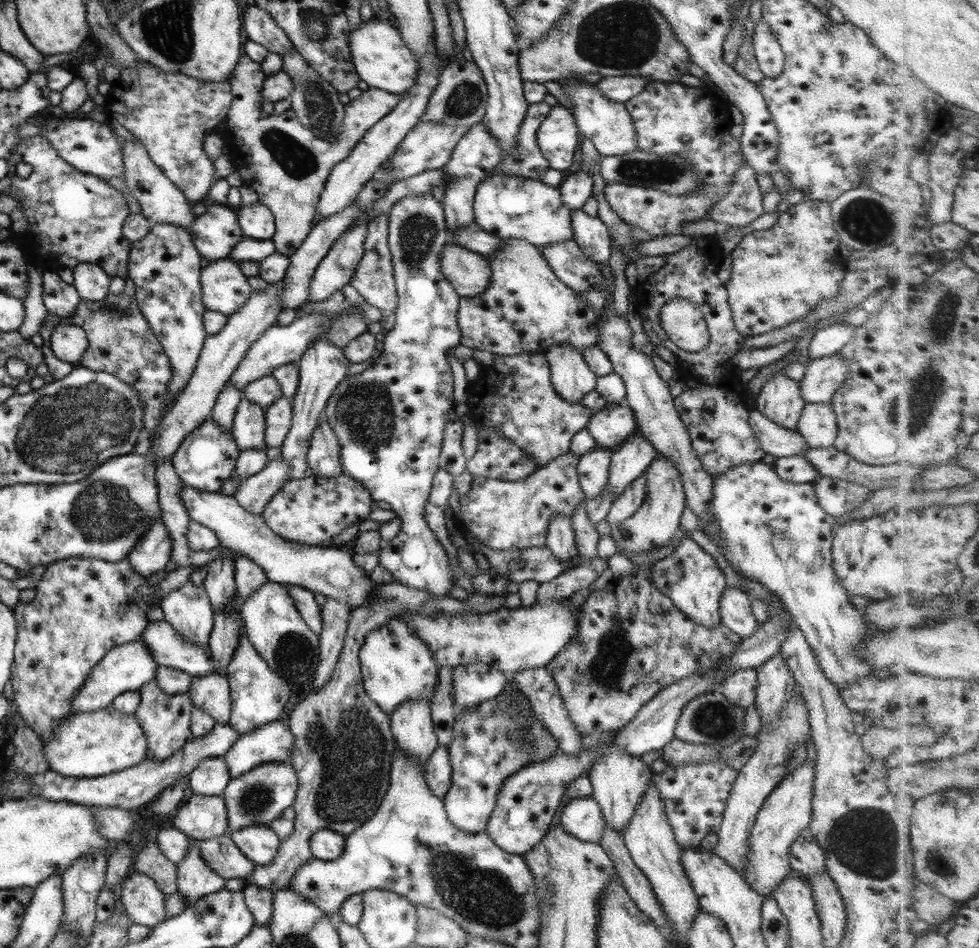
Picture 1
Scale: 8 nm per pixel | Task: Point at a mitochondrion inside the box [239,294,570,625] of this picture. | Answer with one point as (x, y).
(363, 409)

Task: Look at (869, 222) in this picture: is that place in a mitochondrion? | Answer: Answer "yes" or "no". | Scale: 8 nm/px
yes

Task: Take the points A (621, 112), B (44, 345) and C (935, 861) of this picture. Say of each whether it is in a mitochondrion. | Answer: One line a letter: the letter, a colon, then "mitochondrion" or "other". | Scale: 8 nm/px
A: other
B: other
C: mitochondrion

